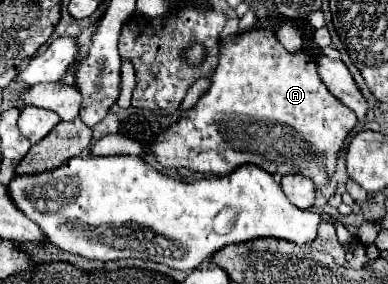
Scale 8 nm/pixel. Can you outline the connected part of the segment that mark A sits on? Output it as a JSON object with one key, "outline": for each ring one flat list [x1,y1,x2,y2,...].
{"outline":[[255,27,251,31,223,39,211,87,195,103,193,109,181,113,181,119,177,123,169,125,165,131,149,141,137,141,123,135,105,135,89,149,89,155,133,155,139,159,151,155,165,169,185,167,191,171,209,171,215,175,227,175,239,165,253,163,267,173,305,175,317,187,323,187,333,177,337,151,341,149,347,133,355,127,355,123,357,115,353,115,353,111,341,101,337,101,331,91,321,83,315,59,311,55,307,55,305,51,291,55,281,47,273,31]]}

